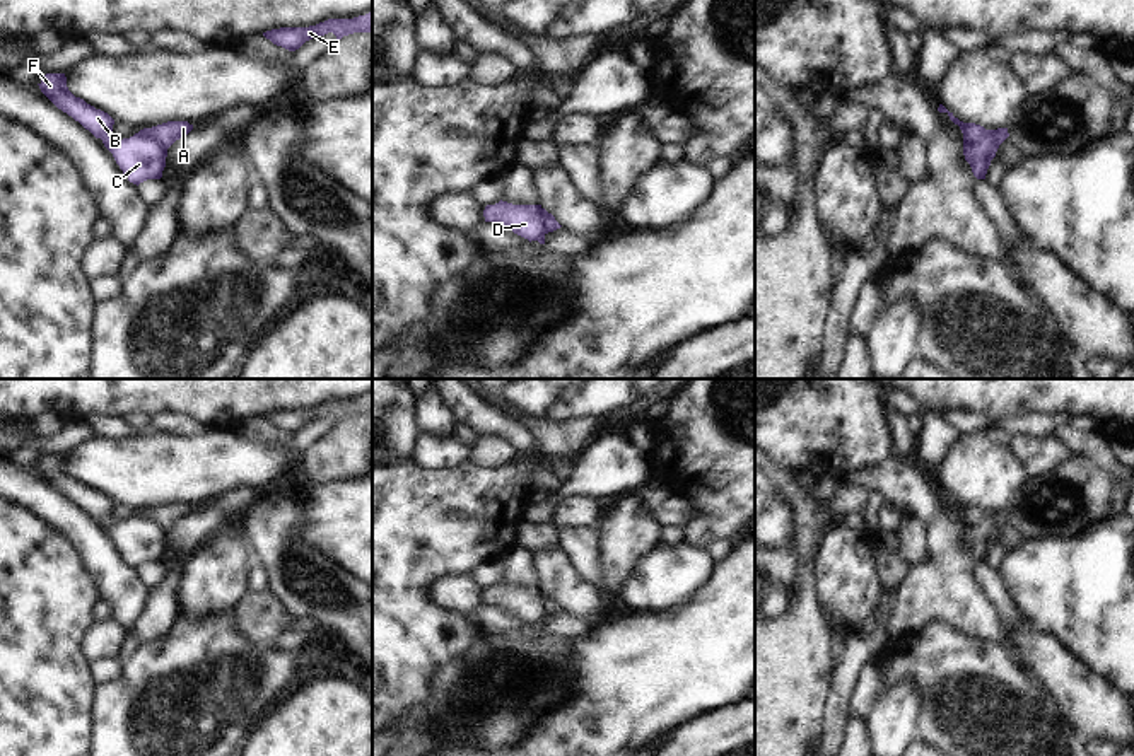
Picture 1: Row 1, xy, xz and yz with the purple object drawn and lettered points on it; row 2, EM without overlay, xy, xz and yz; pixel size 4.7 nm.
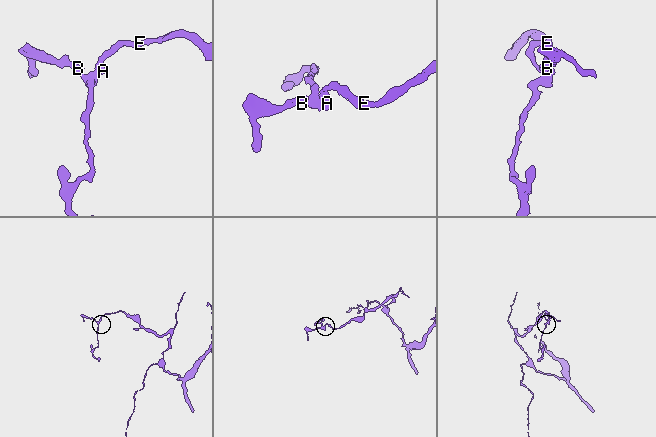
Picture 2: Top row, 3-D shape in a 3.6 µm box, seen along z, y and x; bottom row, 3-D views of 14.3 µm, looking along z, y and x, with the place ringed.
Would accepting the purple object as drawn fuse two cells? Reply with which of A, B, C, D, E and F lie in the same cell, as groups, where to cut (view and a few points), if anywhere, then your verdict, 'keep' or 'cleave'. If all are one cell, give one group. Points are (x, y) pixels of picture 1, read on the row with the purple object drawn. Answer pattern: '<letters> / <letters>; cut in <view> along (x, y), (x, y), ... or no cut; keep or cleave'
A E / B C D F; cut in yz along (964, 140), (981, 140), (991, 135), (999, 144); cleave

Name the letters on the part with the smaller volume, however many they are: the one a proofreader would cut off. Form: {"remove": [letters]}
{"remove": ["B", "C", "D", "F"]}

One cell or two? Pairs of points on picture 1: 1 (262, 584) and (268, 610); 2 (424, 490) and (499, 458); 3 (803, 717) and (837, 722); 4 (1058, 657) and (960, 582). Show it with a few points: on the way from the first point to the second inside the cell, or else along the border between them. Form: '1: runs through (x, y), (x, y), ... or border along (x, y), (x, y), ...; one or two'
1: border along (270, 587), (251, 591); two
2: border along (521, 454), (499, 468), (485, 468), (473, 461); two
3: border along (834, 681), (825, 707), (825, 731), (822, 738); two
4: border along (1008, 628), (1010, 637), (1032, 662); two

